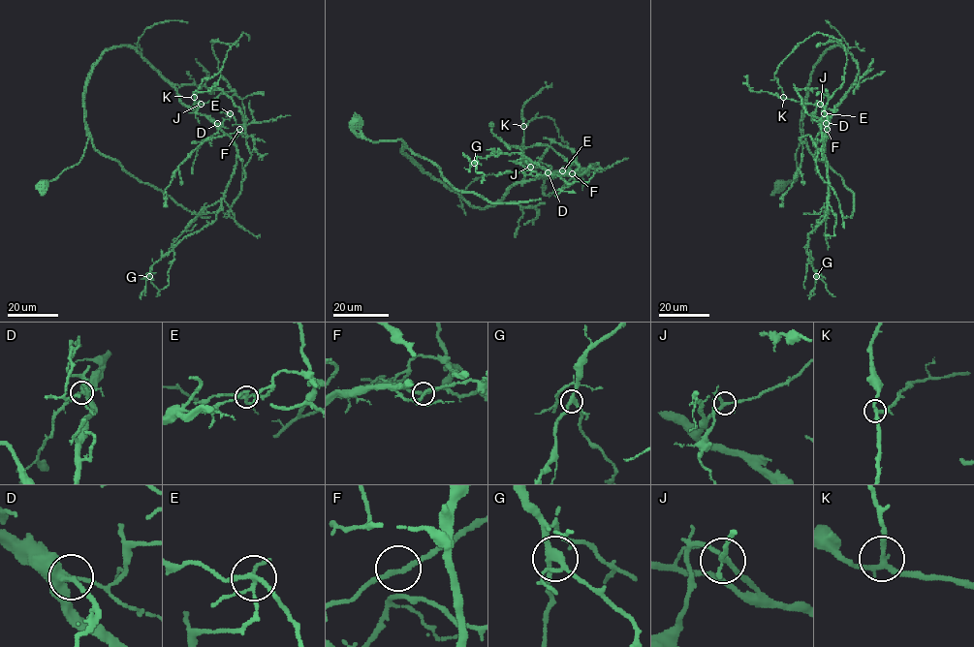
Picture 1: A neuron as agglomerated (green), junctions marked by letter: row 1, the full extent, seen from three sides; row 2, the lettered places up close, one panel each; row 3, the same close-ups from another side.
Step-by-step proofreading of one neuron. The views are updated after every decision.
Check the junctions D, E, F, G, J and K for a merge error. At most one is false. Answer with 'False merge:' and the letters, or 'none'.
False merge: none

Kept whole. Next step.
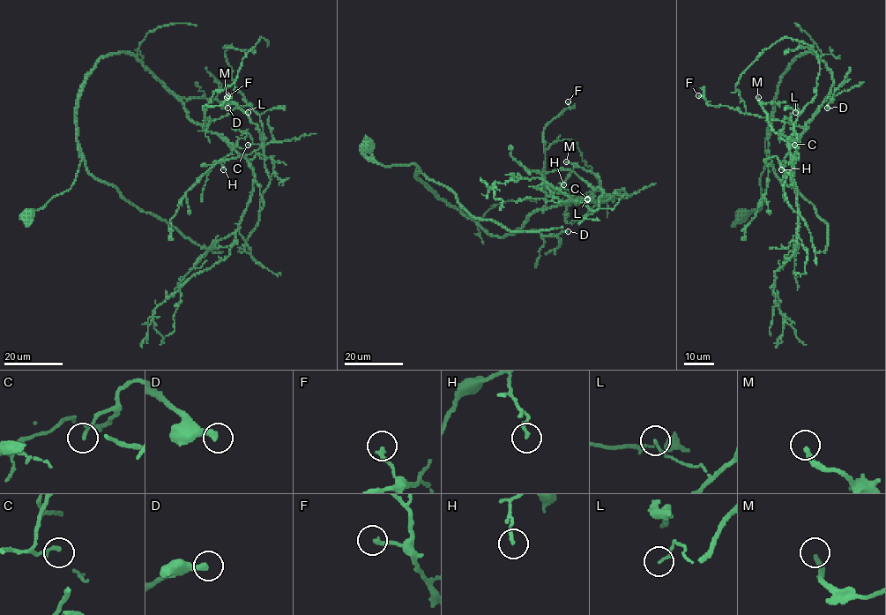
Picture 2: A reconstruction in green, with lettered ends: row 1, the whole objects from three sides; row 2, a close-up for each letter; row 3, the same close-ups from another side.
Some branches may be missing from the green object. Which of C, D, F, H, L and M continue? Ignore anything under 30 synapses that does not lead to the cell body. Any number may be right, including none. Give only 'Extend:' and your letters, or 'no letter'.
Extend: M

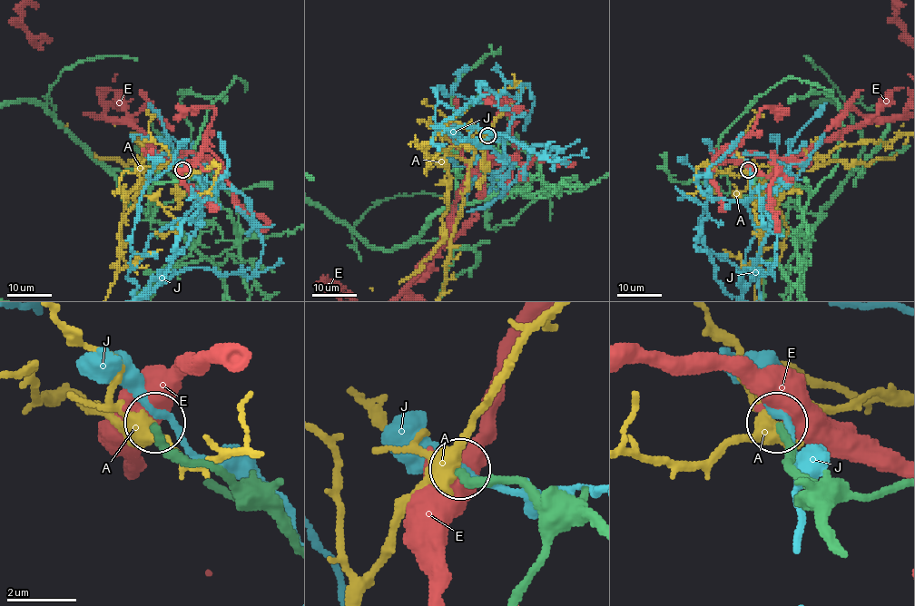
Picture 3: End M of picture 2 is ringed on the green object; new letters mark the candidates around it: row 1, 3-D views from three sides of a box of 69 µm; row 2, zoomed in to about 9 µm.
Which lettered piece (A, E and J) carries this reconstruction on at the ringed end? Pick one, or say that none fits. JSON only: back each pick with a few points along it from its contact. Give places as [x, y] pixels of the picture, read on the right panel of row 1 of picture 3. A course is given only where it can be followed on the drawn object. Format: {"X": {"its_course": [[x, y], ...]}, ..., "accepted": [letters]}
{"accepted": []}

